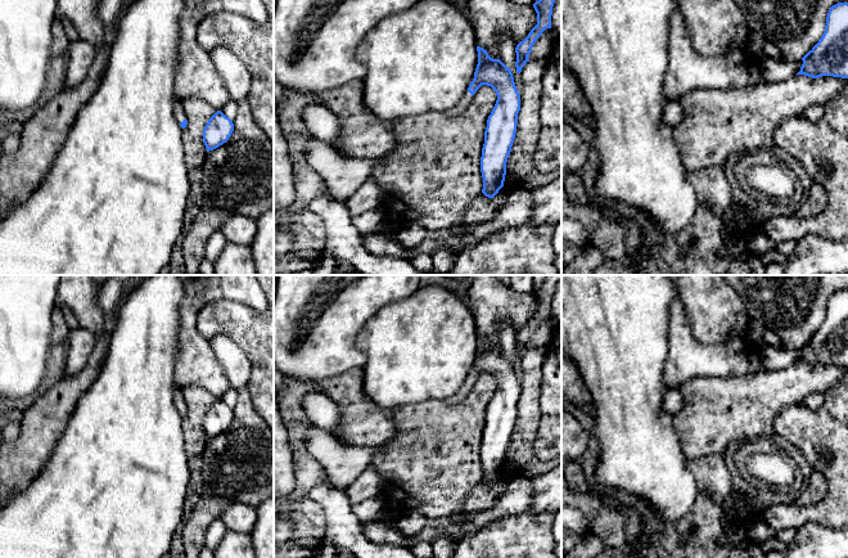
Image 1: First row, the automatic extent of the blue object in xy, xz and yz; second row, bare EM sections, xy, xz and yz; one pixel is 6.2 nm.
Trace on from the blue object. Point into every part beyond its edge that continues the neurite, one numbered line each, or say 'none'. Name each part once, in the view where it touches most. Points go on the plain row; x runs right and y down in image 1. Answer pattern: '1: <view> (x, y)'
1: xy (180, 404)

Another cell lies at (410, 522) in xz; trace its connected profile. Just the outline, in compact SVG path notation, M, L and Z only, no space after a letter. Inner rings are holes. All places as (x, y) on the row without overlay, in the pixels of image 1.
M406 509L394 526L406 536L416 535L427 523L427 517L420 512Z

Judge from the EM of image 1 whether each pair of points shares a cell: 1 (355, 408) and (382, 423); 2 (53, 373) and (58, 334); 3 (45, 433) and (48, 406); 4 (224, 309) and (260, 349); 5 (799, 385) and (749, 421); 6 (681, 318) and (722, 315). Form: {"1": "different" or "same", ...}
{"1": "same", "2": "same", "3": "same", "4": "same", "5": "same", "6": "different"}

